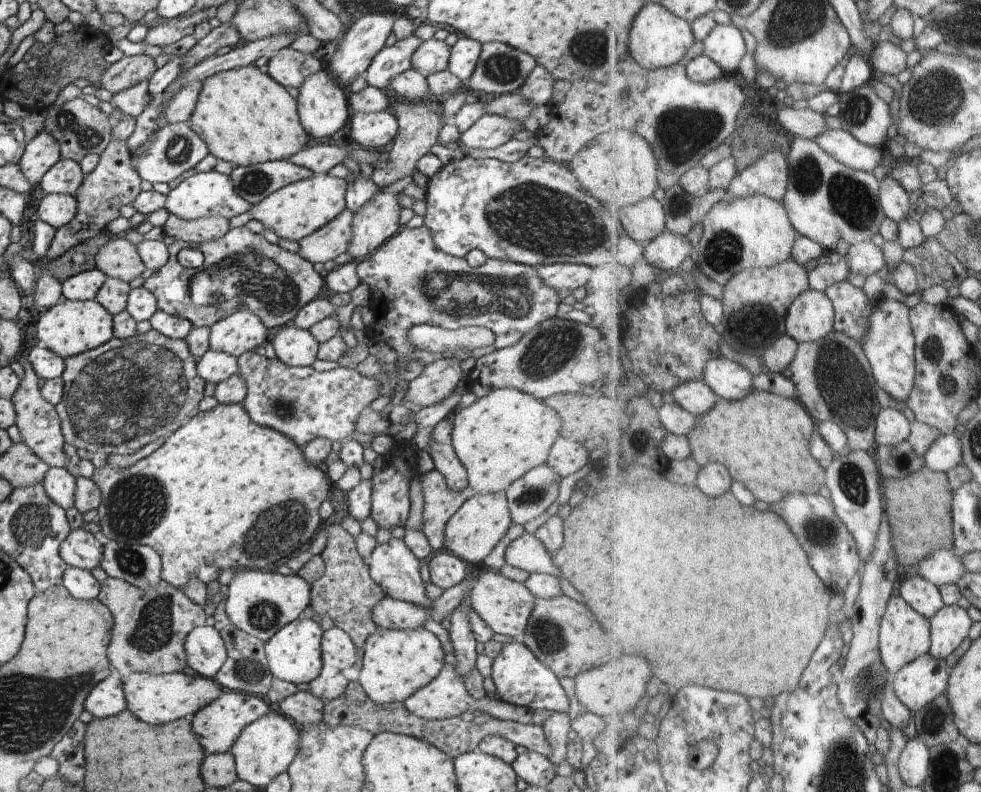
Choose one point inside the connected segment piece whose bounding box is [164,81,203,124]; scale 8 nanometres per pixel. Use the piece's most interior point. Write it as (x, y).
(182, 104)

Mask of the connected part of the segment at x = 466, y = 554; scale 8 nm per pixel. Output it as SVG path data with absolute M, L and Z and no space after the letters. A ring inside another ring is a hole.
M504 491L493 494L473 494L448 520L445 527L444 546L450 553L464 560L471 568L488 557L512 526L508 500Z

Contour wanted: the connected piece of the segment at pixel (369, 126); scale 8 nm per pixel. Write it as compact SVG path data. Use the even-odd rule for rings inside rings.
M353 112L350 115L350 140L366 149L388 149L398 134L396 116L390 112Z

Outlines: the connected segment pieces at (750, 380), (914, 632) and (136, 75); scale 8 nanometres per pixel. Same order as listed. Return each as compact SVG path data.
M725 356L714 358L708 364L705 381L720 397L731 400L744 400L746 396L759 391L754 372Z
M903 595L894 596L883 622L881 650L887 668L896 676L906 668L908 664L916 662L916 660L921 659L922 656L931 653L933 650L933 619L919 612Z
M125 56L104 70L100 87L113 94L118 93L136 86L142 80L149 80L156 70L155 60L150 56Z

